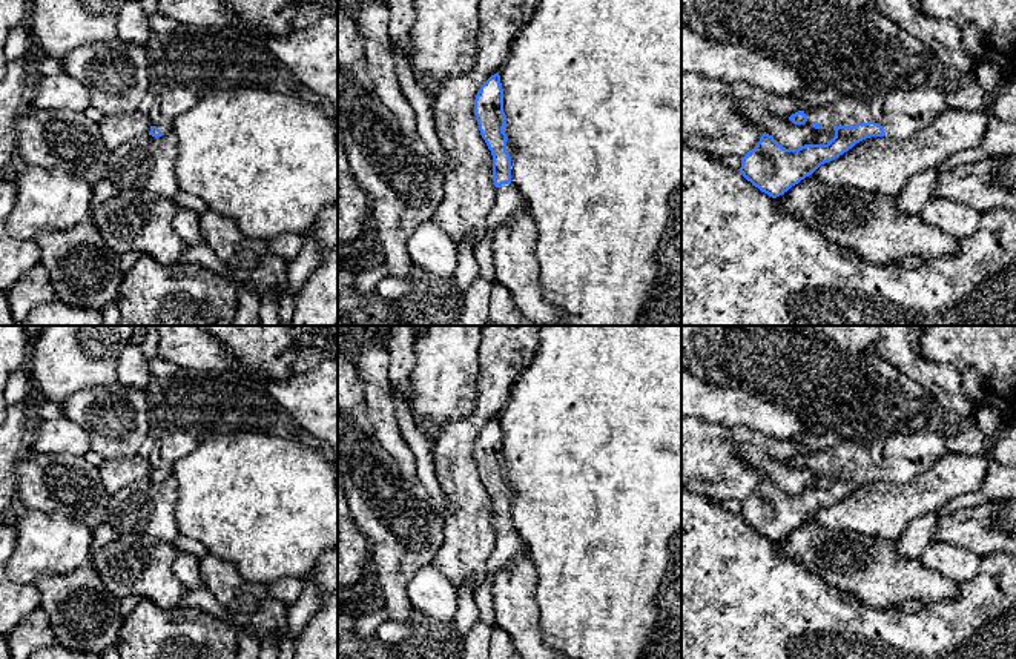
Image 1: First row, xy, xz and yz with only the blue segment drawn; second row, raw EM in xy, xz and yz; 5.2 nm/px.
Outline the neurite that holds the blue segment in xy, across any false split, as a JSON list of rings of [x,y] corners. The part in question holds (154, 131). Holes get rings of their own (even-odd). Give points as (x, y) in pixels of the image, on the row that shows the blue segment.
[[[167,88],[155,95],[155,103],[149,111],[152,137],[172,132],[173,120],[196,103],[198,97],[183,88]]]

